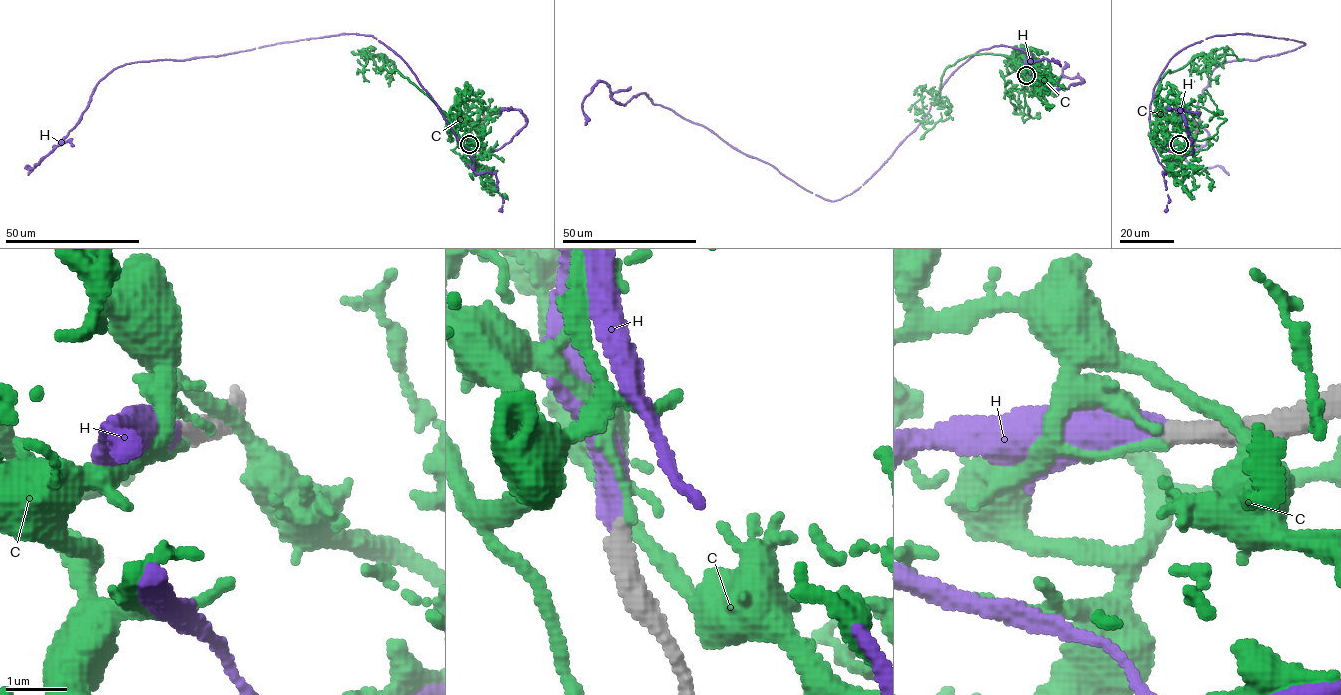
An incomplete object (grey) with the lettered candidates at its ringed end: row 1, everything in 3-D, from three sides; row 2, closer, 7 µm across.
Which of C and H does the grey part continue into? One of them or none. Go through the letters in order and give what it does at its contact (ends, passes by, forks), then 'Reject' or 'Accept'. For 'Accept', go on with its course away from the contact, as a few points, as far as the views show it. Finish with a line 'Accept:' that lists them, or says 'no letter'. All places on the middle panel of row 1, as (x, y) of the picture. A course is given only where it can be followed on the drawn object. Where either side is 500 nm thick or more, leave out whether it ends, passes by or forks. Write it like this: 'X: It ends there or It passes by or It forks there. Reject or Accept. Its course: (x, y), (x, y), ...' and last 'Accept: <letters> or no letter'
C: It ends there. Reject
H: It ends there. Accept. Its course: (1026, 75), (1022, 49), (981, 49), (892, 155), (833, 201), (644, 93), (619, 104), (598, 82), (585, 125)
Accept: H

